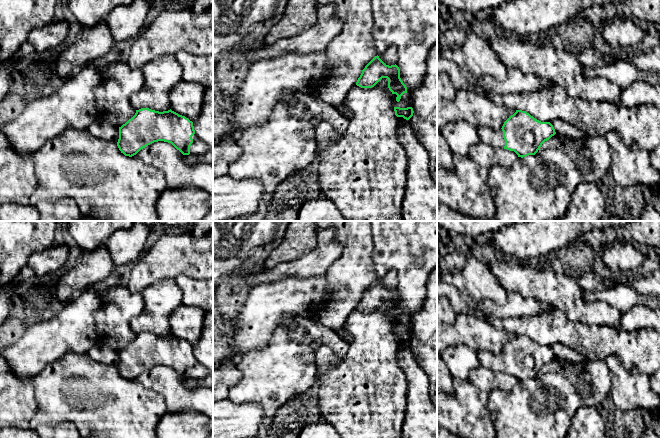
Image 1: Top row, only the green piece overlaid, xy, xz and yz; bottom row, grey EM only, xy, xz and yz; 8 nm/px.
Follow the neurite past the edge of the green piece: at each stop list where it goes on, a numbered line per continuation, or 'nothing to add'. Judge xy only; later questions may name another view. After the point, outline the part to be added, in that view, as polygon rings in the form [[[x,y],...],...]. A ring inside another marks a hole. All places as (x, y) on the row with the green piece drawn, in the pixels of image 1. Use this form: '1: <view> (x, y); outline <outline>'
1: xy (198, 147); outline [[[196,134],[192,136],[193,143],[190,146],[190,154],[191,155],[202,155],[204,154],[208,146],[205,142],[203,142]]]

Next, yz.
1: yz (493, 137); outline [[[489,127],[477,128],[480,142],[489,145],[494,149],[503,149],[505,146],[505,140],[503,138],[502,129],[491,129]]]

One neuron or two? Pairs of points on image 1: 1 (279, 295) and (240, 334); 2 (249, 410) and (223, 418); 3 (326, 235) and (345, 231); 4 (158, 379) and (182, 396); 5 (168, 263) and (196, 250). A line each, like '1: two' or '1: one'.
1: one
2: one
3: two
4: one
5: one

